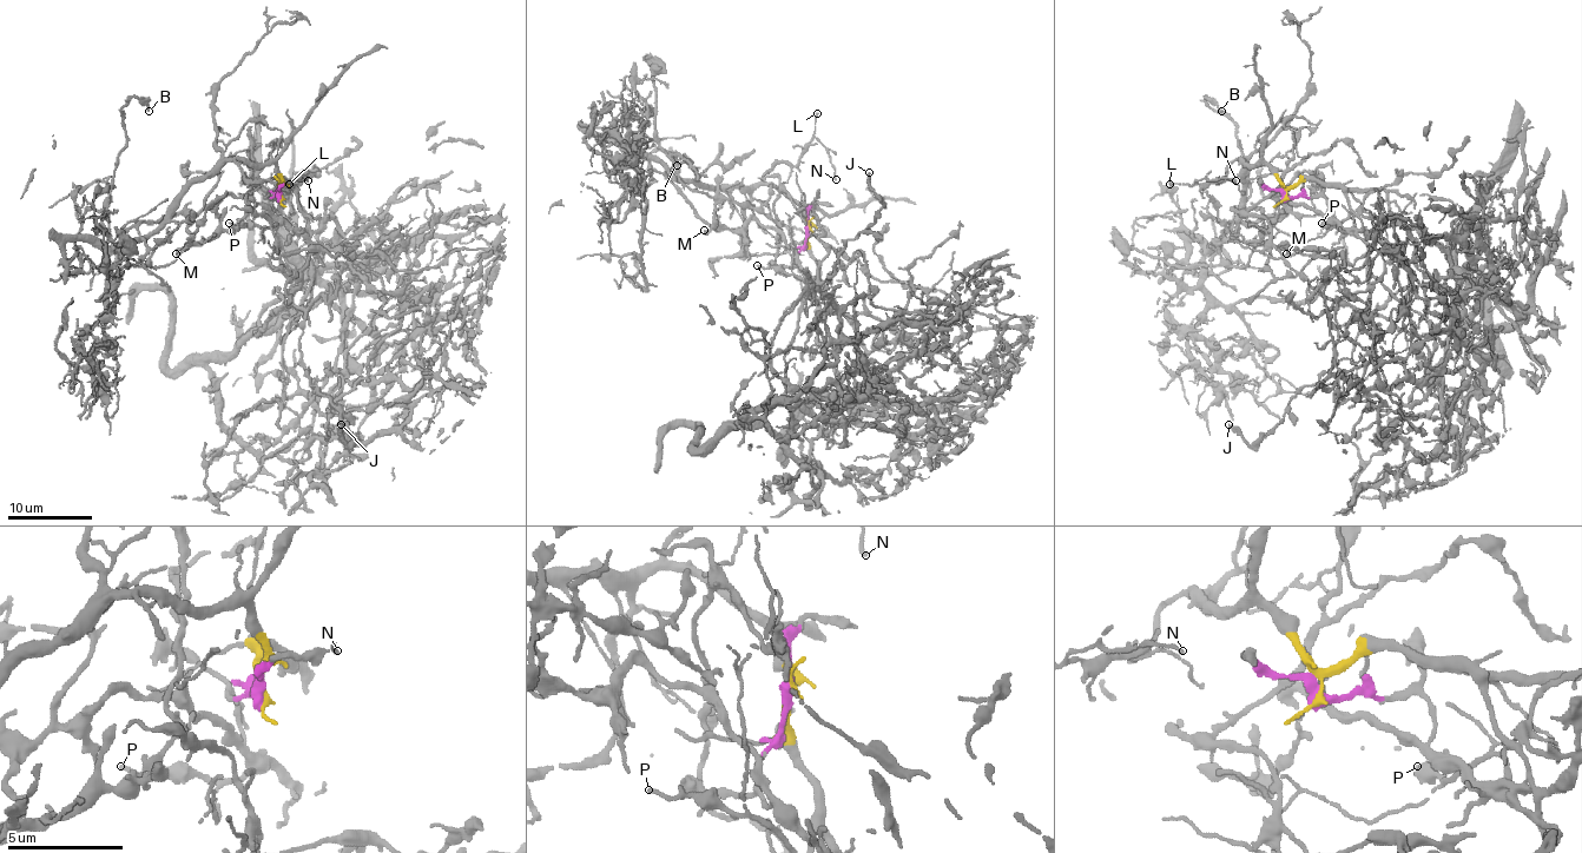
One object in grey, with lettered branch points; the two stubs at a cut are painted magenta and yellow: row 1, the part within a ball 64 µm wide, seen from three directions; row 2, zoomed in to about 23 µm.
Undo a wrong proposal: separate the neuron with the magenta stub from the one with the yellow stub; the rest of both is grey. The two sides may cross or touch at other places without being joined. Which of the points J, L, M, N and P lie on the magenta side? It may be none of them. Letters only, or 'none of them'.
J, M, P

